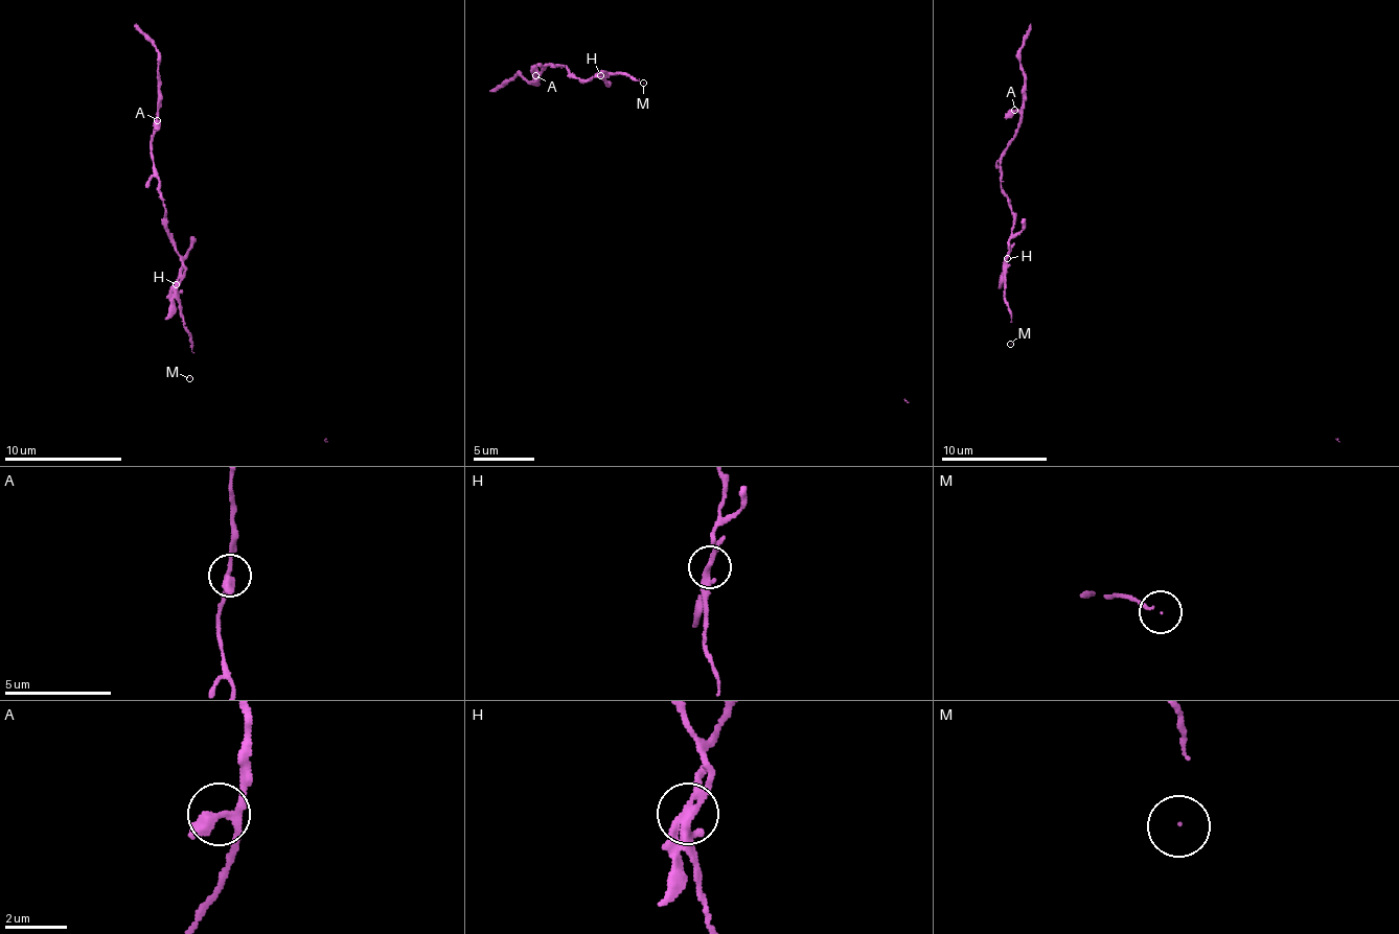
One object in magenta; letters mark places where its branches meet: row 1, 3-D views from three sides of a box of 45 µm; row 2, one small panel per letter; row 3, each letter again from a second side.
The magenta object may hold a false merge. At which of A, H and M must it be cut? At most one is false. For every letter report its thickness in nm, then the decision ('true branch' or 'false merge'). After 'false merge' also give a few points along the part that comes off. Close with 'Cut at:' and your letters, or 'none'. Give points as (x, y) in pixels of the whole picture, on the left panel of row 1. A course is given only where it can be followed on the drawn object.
A: calibre 360 nm; true branch
H: calibre 320 nm; false merge; course (176, 285), (166, 318)
M: calibre 20 nm; true branch
Cut at: H

